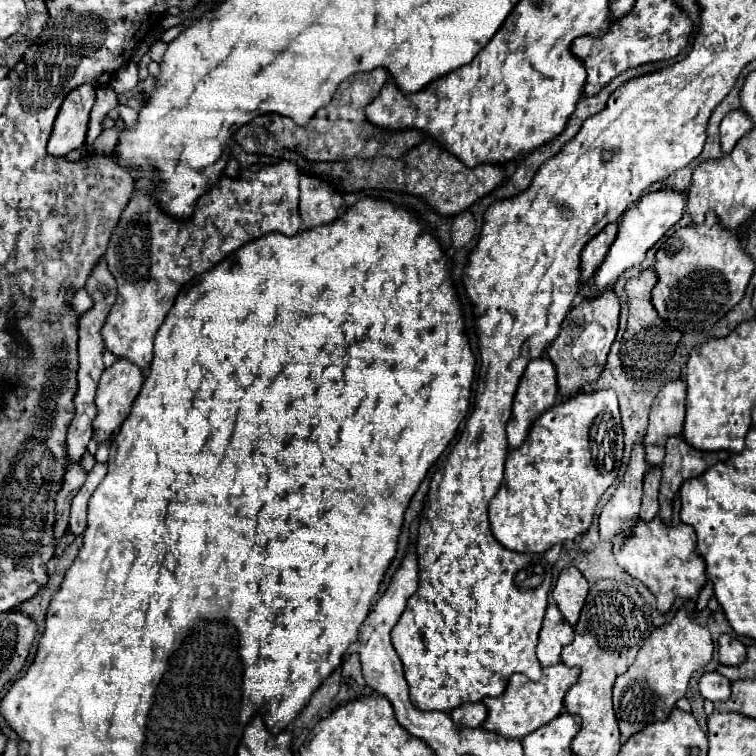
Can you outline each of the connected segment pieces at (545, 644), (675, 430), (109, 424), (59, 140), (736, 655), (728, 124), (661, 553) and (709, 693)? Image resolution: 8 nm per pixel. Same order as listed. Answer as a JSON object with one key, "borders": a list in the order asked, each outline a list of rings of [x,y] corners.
{"borders":[[[[550,604],[538,638],[538,660],[544,668],[560,664],[560,652],[574,640],[574,628],[568,626],[556,604]]],[[[682,380],[668,382],[658,392],[652,404],[648,432],[644,436],[646,462],[650,466],[662,464],[666,440],[682,432],[684,414],[686,414],[686,384]]],[[[118,358],[110,368],[104,370],[96,392],[98,416],[94,424],[94,436],[98,442],[104,442],[118,432],[120,424],[130,414],[132,402],[138,396],[142,382],[144,374],[140,366],[124,358]]],[[[82,84],[68,92],[54,122],[54,130],[48,140],[48,152],[54,156],[66,156],[74,148],[82,148],[86,140],[86,128],[90,110],[96,100],[92,84]]],[[[722,634],[718,638],[720,642],[720,650],[718,650],[718,656],[720,656],[720,662],[726,664],[726,666],[738,666],[746,660],[746,646],[732,638],[730,634]]],[[[732,110],[730,114],[724,116],[722,124],[720,124],[720,144],[722,144],[722,152],[728,154],[732,152],[734,144],[752,130],[752,120],[748,120],[744,110]]],[[[676,510],[672,526],[666,526],[658,516],[648,524],[638,520],[632,536],[622,542],[620,548],[614,550],[616,562],[636,580],[640,580],[658,602],[658,612],[666,614],[674,600],[696,600],[700,590],[706,584],[706,566],[704,558],[696,552],[696,532],[692,526],[684,524]]],[[[706,672],[700,678],[700,694],[710,702],[730,700],[730,680],[718,672]]]]}

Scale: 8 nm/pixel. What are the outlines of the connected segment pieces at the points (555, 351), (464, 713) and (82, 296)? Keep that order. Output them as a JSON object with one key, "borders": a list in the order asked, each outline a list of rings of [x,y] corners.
{"borders":[[[[612,290],[604,292],[604,296],[598,296],[596,300],[588,300],[588,304],[578,304],[568,312],[566,320],[562,322],[558,338],[546,350],[548,358],[556,368],[560,396],[572,396],[584,384],[598,380],[606,364],[606,354],[618,330],[618,314],[620,314],[620,304]]],[[[466,702],[460,704],[458,708],[454,708],[450,712],[450,718],[458,724],[458,726],[468,726],[468,728],[476,728],[484,722],[486,718],[486,706],[482,702]]],[[[80,290],[74,294],[74,300],[72,300],[72,308],[76,310],[76,314],[84,314],[88,308],[92,306],[92,300],[88,296],[86,290]]]]}

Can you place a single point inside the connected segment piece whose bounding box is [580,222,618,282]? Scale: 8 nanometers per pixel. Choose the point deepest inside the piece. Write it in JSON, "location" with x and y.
{"location":[593,254]}

